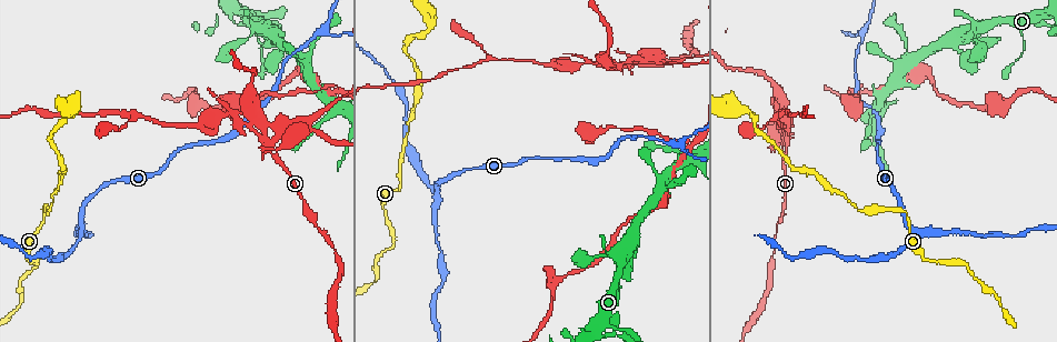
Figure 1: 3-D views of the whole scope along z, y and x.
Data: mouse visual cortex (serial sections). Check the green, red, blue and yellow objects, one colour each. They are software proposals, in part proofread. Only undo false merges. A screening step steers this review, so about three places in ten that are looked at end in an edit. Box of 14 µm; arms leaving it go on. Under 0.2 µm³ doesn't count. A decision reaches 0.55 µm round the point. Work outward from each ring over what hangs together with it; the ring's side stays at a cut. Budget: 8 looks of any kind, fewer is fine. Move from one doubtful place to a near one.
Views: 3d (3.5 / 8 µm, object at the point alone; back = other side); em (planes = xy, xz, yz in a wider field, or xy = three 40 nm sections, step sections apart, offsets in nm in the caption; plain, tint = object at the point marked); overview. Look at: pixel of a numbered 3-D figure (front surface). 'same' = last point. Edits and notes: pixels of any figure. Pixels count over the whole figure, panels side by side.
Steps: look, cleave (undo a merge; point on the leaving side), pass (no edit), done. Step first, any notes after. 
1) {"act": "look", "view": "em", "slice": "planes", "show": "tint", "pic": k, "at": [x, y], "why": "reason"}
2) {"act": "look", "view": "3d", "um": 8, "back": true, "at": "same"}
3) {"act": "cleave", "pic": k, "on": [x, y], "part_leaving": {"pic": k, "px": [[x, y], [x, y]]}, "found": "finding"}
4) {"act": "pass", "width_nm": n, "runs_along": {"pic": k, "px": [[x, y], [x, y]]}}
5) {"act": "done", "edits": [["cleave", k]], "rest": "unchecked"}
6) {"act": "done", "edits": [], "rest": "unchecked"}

{"act": "look", "view": "3d", "um": 3.5, "pic": 1, "at": [437, 195], "why": "abrupt turn"}

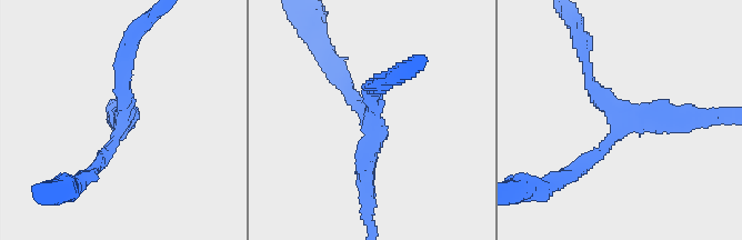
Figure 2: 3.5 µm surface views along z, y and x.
{"act": "look", "view": "em", "slice": "xy", "step": 2, "show": "tint", "pic": 2, "at": [368, 125], "why": "shape alone is not enough"}

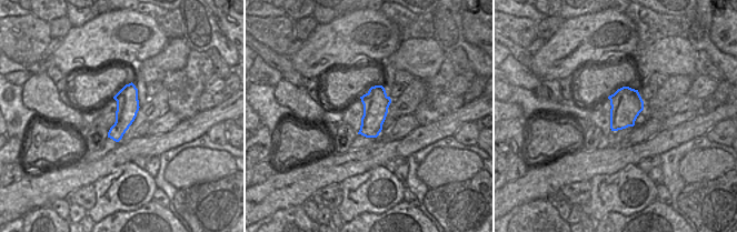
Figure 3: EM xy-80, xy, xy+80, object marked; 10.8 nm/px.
{"act": "pass", "arms": 3, "arm_widths_nm": [150, 200, 300], "runs_along": {"pic": 2, "px": [[124, 57], [124, 118], [91, 172]]}, "found": "one cell here"}

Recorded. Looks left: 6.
{"act": "look", "view": "3d", "um": 3.5, "pic": 1, "at": [395, 246], "why": "sharp bend"}

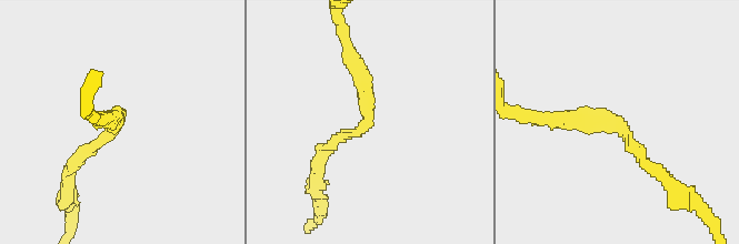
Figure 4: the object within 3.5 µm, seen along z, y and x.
{"act": "look", "view": "em", "slice": "xy", "step": 1, "show": "tint", "pic": 4, "at": [616, 120], "arm_widths_nm": [150, 250], "why": "need the tissue"}

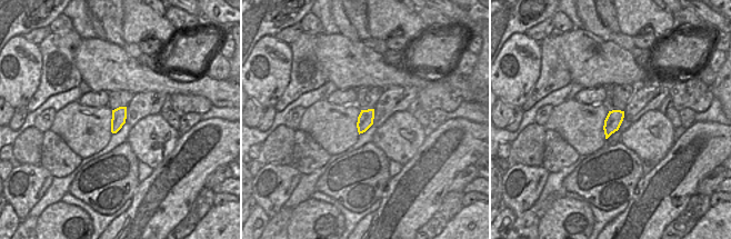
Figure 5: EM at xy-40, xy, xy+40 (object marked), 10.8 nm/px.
{"act": "pass", "runs_along": {"pic": 4, "px": [[543, 119], [615, 119], [648, 166]]}, "found": "all the same cell"}

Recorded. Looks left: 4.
{"act": "look", "view": "3d", "um": 3.5, "pic": 1, "at": [269, 151]}

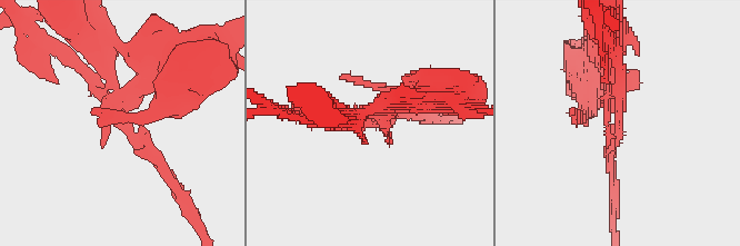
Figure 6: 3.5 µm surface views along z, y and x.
{"act": "look", "view": "em", "slice": "xy", "step": 1, "show": "tint", "pic": 6, "at": [367, 124]}

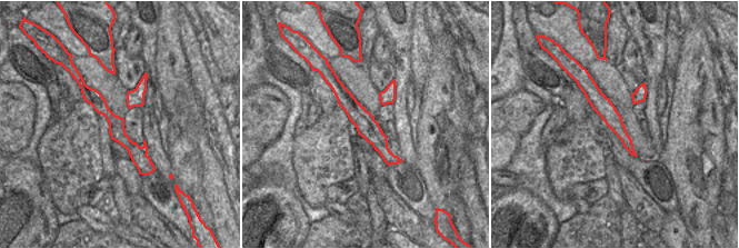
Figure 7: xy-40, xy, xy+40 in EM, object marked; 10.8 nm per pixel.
{"act": "cleave", "pic": 6, "on": [599, 79], "part_leaving": {"pic": 6, "px": [[616, 139], [613, 95], [596, 75]]}, "found": "two cells meet here"}

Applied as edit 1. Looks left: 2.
{"act": "done", "edits": [["cleave", 6]], "rest": "unchecked"}

